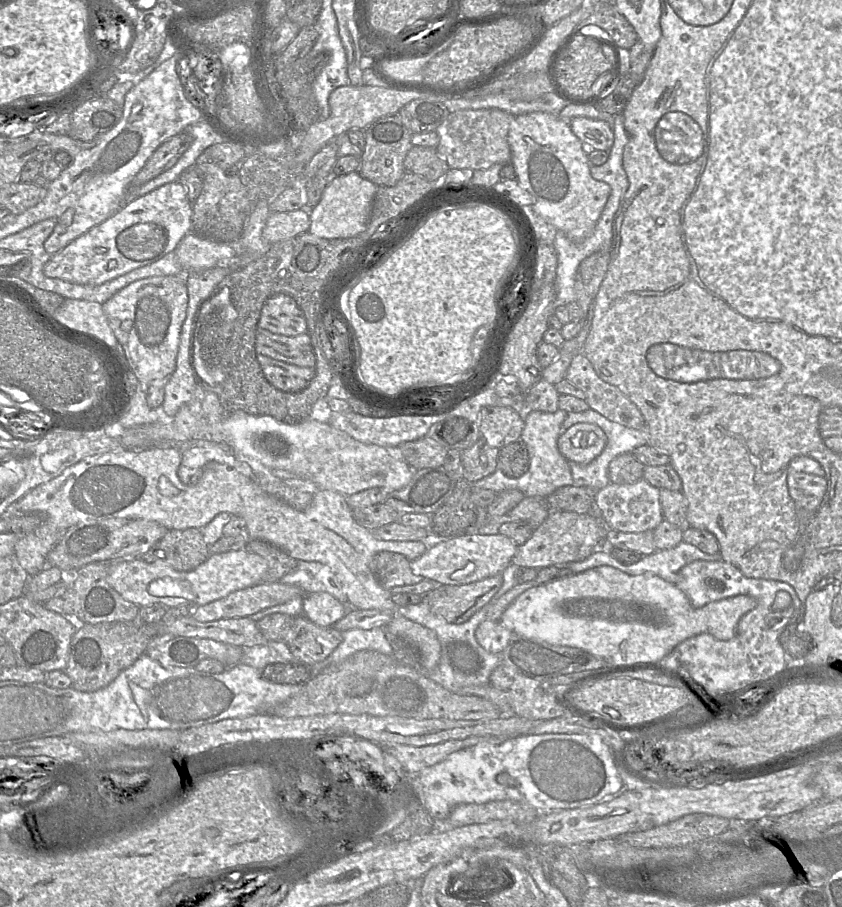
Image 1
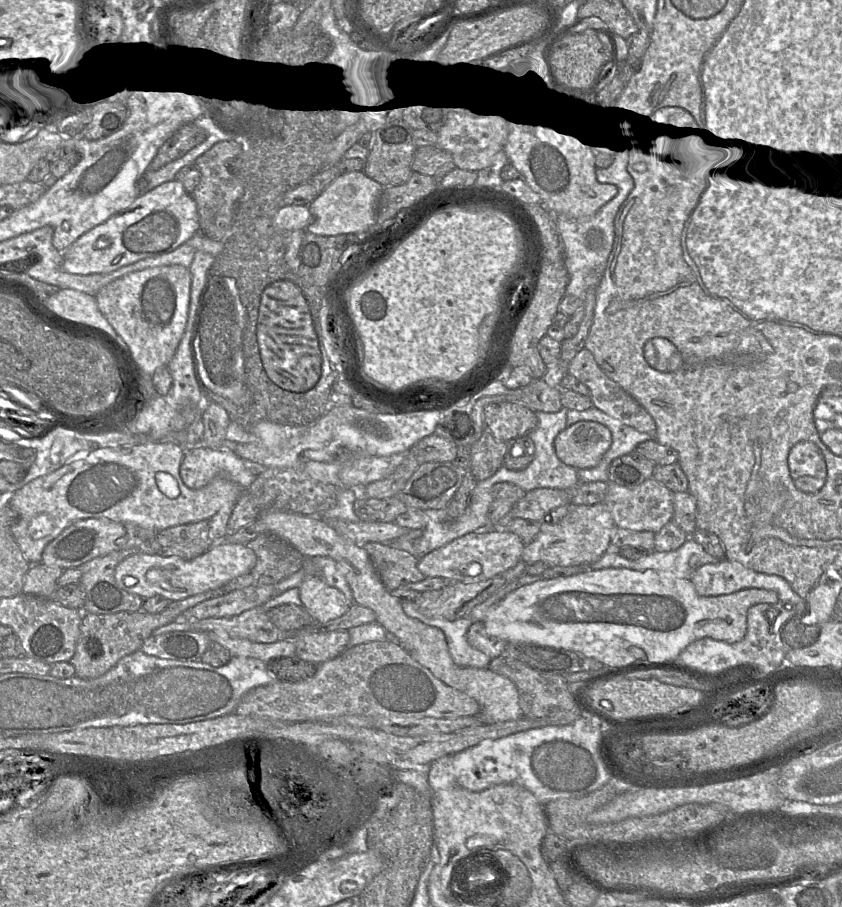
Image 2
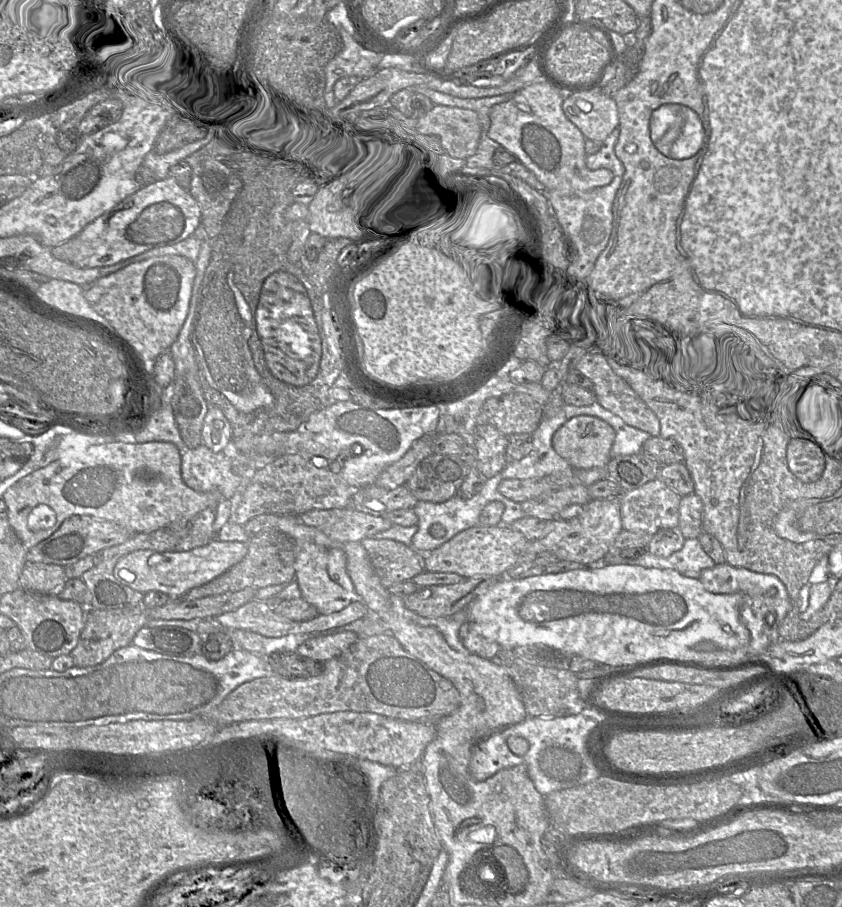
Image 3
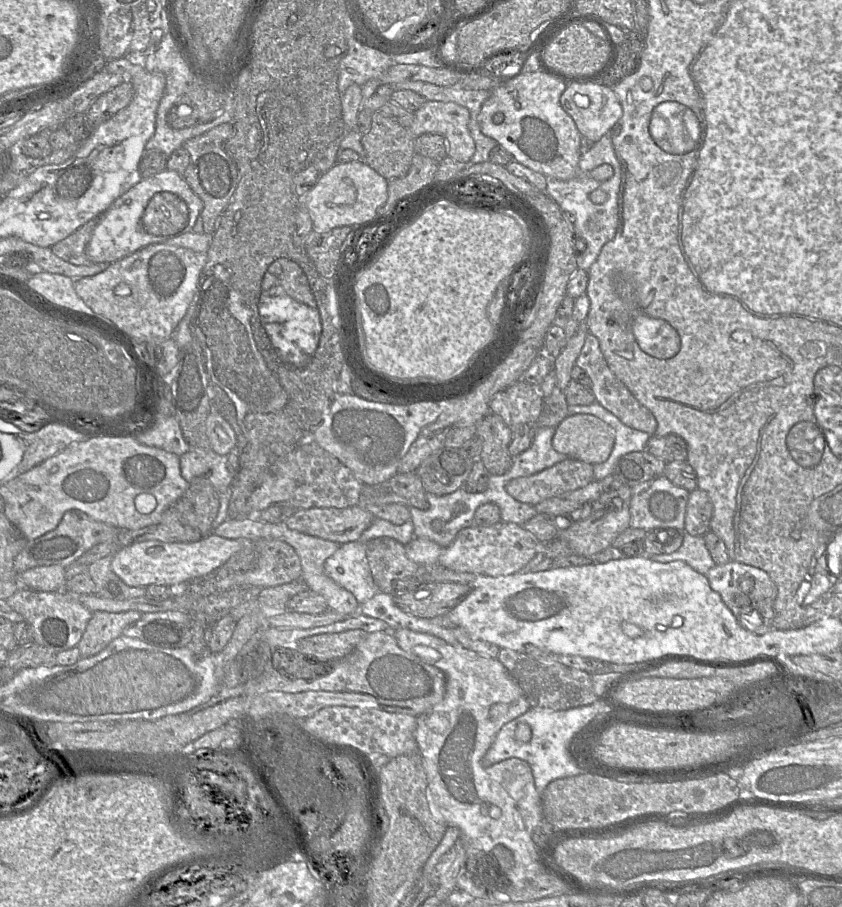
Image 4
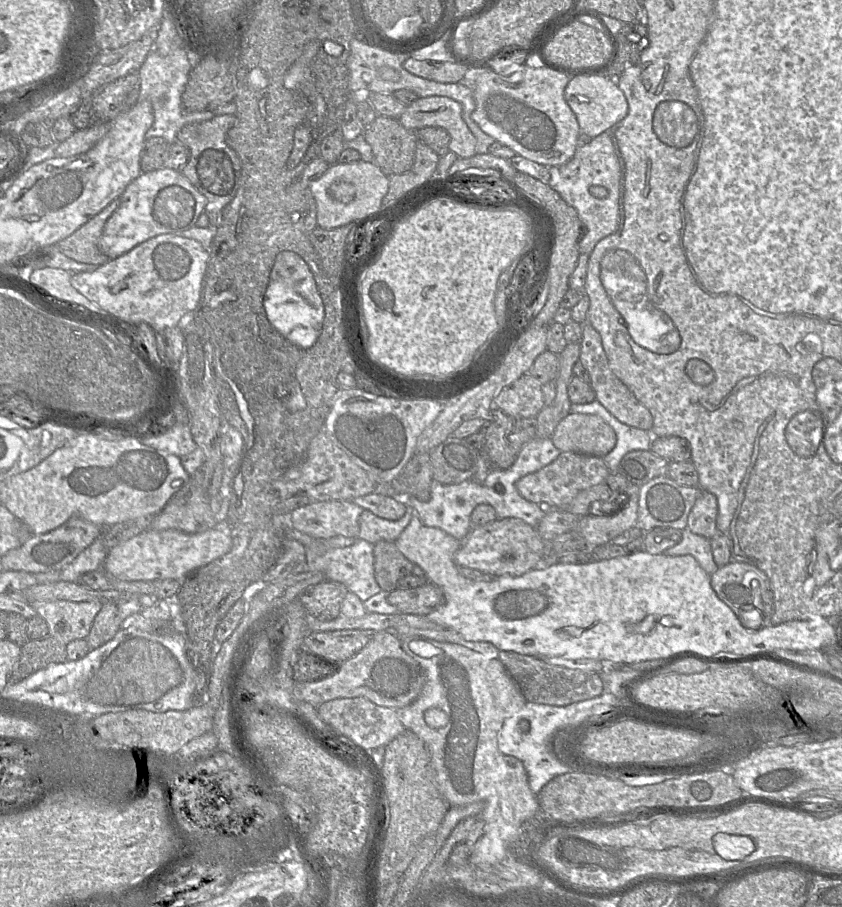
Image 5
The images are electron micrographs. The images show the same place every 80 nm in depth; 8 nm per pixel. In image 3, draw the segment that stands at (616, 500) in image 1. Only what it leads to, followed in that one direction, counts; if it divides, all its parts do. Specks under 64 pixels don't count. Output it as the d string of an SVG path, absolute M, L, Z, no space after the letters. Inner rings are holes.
M659 478L622 491L619 495L622 528L653 535L660 529L678 527L681 498Z

